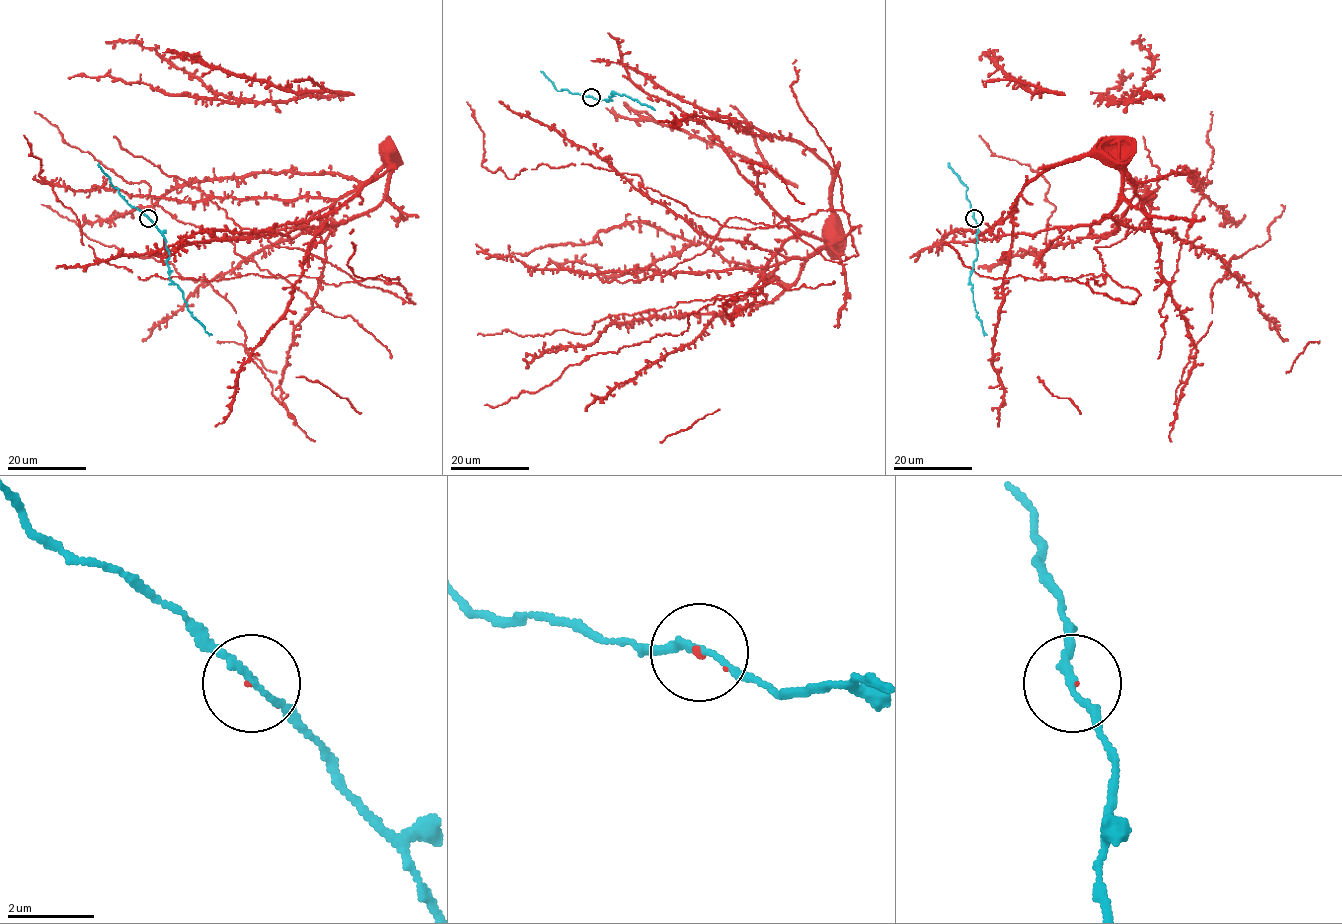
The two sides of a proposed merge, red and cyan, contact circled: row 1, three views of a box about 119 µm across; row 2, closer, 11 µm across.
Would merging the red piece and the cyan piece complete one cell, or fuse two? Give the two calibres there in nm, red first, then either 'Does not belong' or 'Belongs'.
Thickness 60 nm (red) against 140 nm. Belongs

